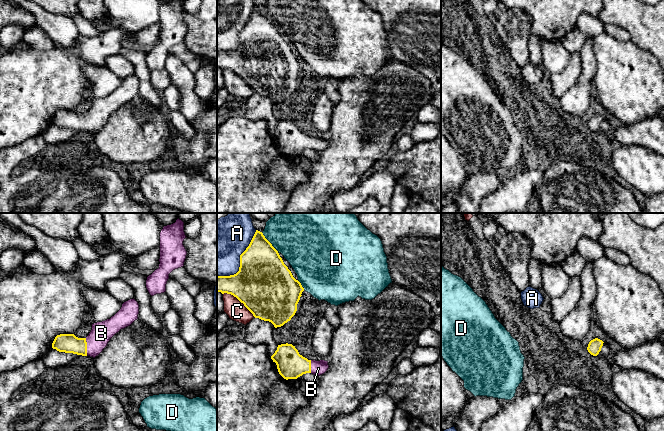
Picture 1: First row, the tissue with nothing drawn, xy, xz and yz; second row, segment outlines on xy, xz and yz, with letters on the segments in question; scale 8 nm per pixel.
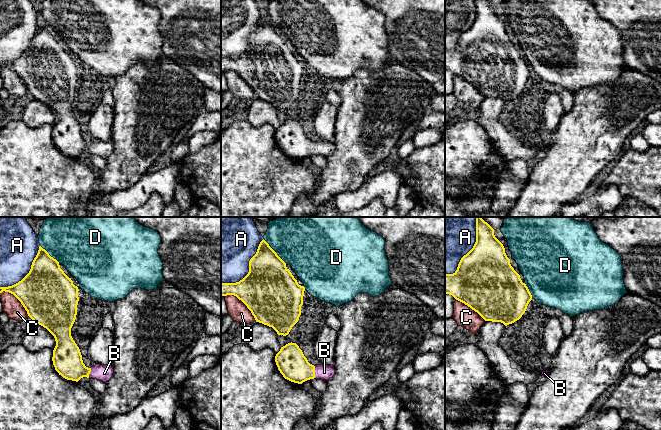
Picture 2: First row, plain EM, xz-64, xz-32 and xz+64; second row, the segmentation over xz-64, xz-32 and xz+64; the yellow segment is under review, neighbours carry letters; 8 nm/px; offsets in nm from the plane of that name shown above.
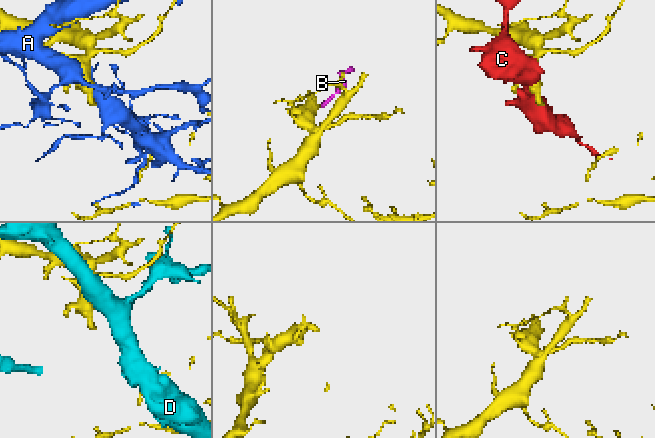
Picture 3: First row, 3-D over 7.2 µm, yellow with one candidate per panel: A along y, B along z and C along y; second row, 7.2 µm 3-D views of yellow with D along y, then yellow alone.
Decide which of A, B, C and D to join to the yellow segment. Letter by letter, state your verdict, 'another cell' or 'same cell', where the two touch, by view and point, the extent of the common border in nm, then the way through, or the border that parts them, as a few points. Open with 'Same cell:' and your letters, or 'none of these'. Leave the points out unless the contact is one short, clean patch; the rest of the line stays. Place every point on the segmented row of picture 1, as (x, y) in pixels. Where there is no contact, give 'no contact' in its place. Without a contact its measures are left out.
Same cell: B
A: another cell; meets yellow in xz at (240, 261); contact 500 nm long
B: same cell; meets yellow in xy at (86, 347); contact 140 nm long
C: another cell; meets yellow in xz at (239, 300); contact 320 nm long
D: another cell; meets yellow in xz at (269, 242); contact 220 nm long

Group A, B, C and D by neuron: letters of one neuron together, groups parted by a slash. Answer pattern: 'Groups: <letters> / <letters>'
Groups: A / B / C / D

